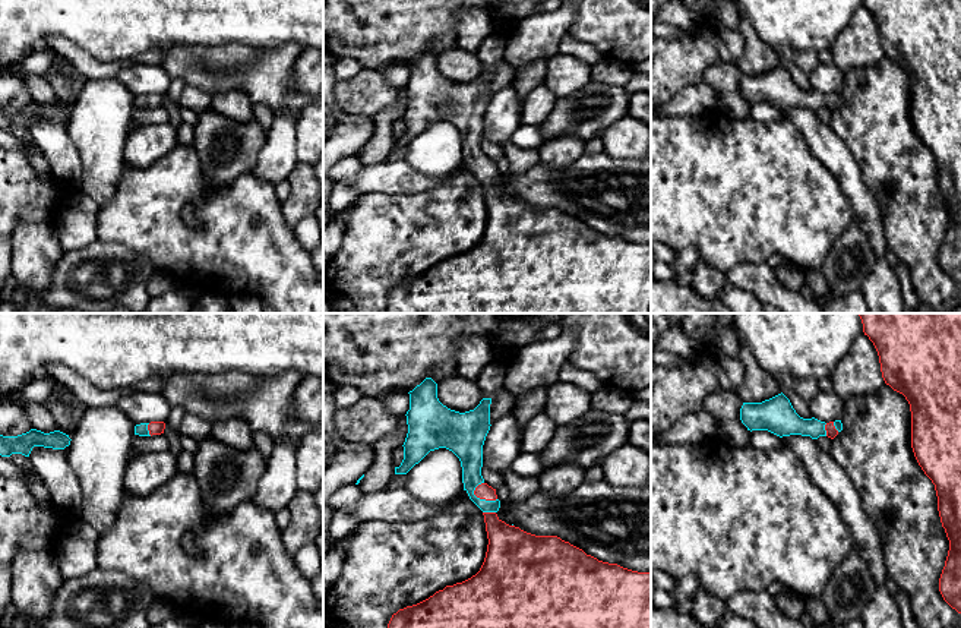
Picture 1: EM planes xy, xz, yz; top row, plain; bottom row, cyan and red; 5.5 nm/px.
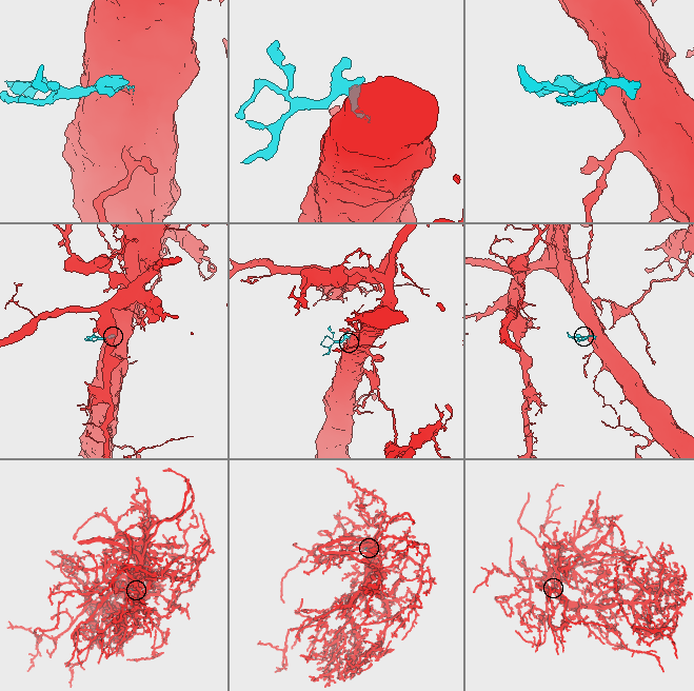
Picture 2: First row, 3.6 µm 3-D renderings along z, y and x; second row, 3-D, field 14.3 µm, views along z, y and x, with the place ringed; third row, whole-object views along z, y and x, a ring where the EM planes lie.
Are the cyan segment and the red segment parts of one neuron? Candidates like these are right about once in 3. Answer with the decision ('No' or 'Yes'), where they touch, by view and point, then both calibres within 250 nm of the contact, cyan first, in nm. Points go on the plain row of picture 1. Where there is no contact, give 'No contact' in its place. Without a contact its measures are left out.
Yes. Touches cyan at xz (484, 172). Thickness 130 nm (cyan) against 90 nm

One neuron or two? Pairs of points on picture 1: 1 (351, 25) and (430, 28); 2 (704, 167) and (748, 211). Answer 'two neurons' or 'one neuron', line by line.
1: one neuron
2: one neuron

